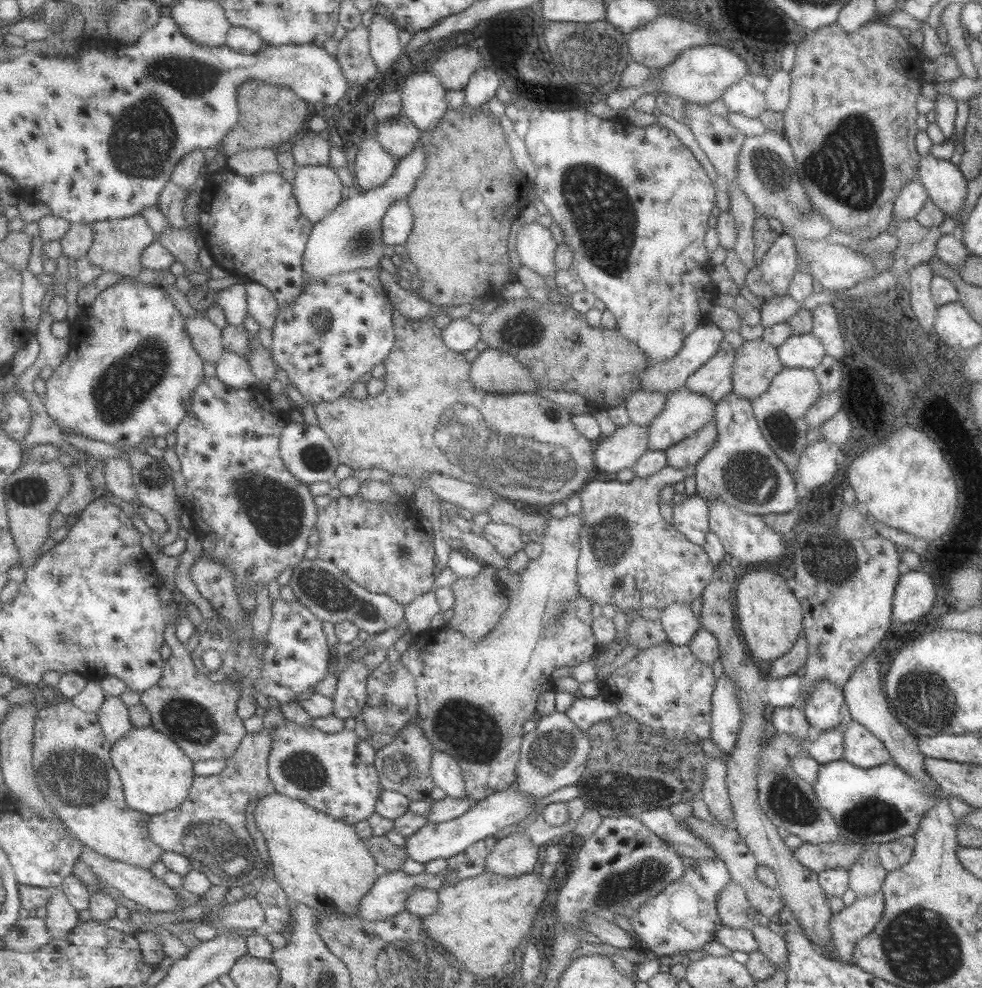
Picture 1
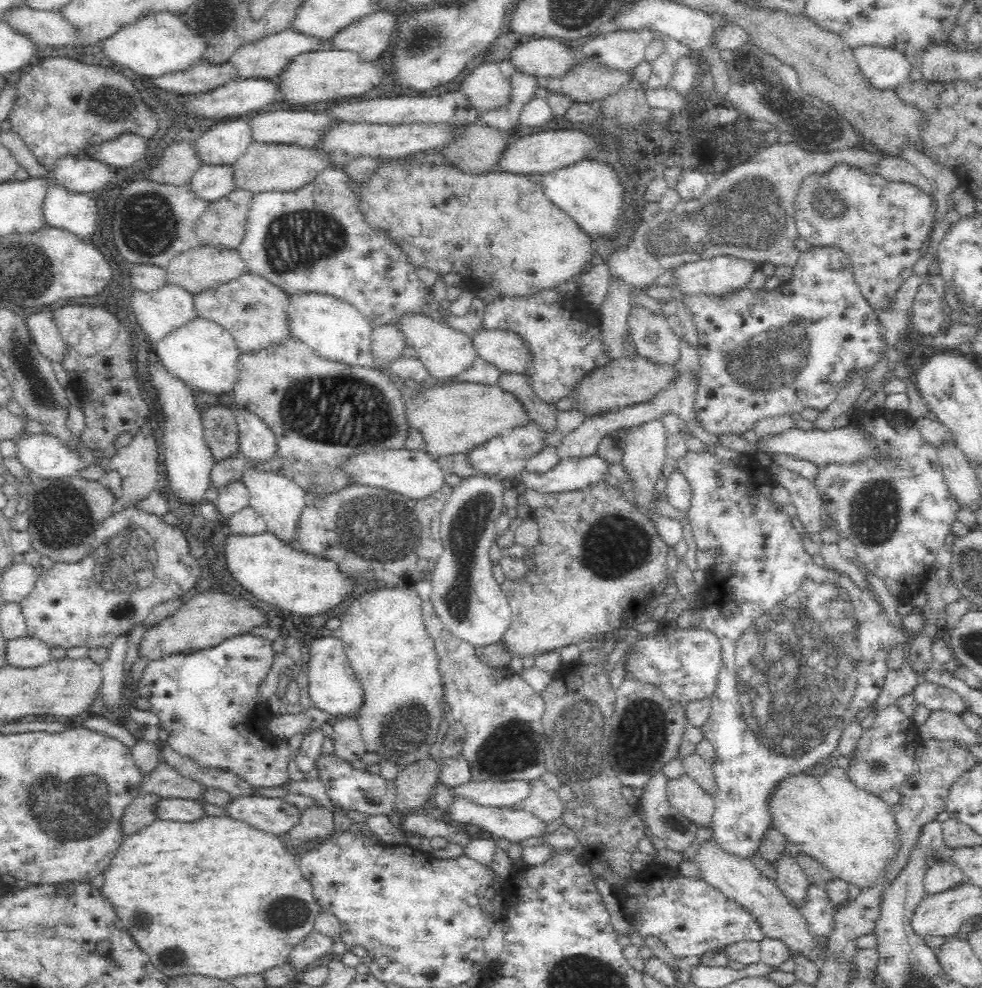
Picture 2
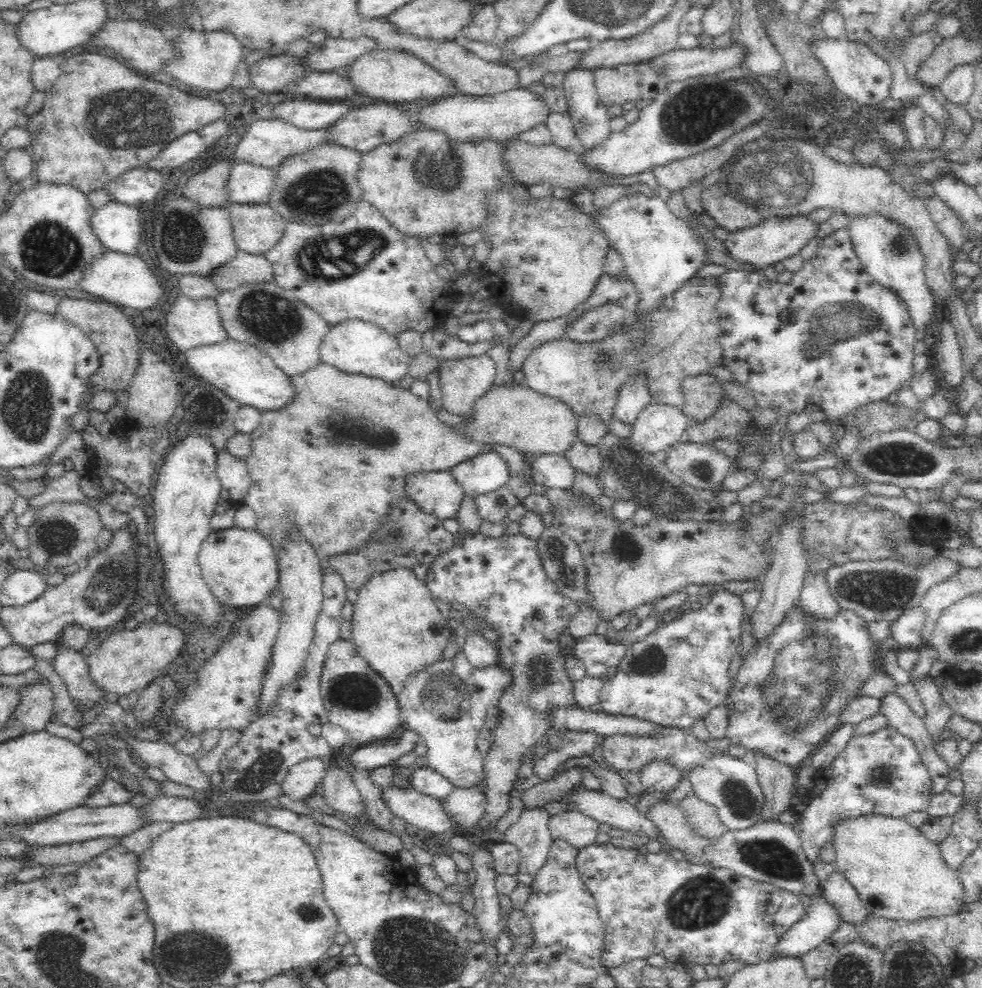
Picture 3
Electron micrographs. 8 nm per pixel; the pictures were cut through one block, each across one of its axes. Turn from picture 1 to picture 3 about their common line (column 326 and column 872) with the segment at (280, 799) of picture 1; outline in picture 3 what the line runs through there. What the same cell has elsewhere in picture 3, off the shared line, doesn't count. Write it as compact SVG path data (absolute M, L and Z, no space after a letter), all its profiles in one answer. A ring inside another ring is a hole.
M883 814L842 816L830 827L828 843L834 849L833 868L856 889L860 900L872 915L916 920L934 914L954 914L958 910L962 883L958 881L957 872L945 866L938 852L938 844L926 838L920 828L910 825L904 817Z

